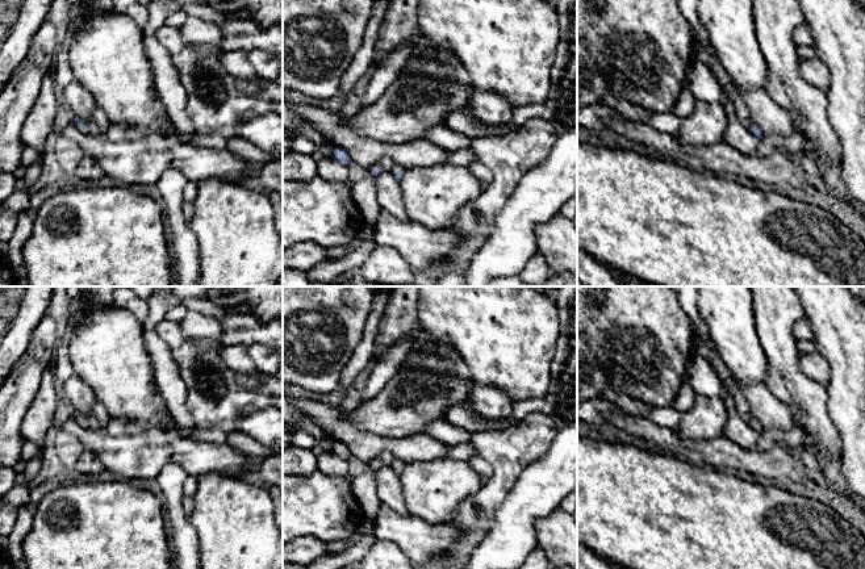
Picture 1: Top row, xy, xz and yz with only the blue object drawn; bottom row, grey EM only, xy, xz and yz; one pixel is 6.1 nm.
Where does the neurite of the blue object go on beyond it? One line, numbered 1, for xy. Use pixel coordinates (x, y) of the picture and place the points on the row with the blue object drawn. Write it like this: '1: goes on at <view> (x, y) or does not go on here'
1: does not go on here

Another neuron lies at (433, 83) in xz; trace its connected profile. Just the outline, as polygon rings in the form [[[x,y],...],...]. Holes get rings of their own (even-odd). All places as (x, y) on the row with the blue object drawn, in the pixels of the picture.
[[[419,35],[413,42],[410,57],[396,80],[379,100],[362,106],[351,118],[338,114],[339,121],[356,135],[379,143],[405,145],[423,139],[425,133],[447,125],[447,116],[457,113],[471,100],[473,84],[468,71],[447,43],[435,45]]]

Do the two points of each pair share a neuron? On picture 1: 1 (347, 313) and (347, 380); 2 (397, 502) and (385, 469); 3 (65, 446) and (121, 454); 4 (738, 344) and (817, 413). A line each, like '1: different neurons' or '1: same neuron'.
1: different neurons
2: same neuron
3: different neurons
4: different neurons

